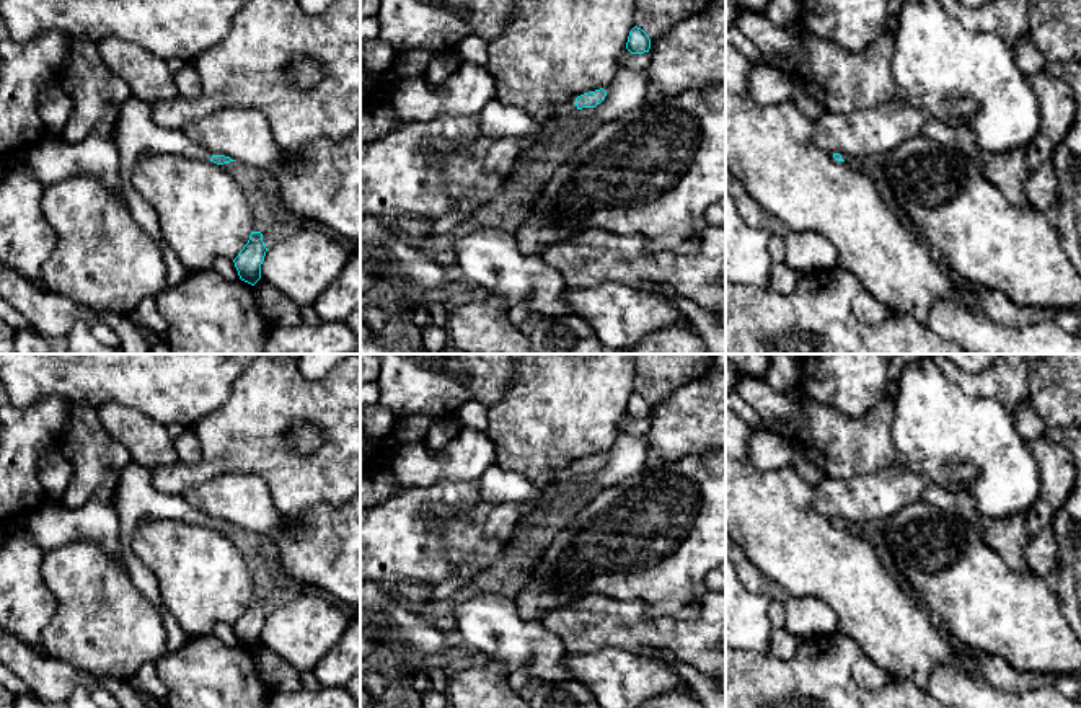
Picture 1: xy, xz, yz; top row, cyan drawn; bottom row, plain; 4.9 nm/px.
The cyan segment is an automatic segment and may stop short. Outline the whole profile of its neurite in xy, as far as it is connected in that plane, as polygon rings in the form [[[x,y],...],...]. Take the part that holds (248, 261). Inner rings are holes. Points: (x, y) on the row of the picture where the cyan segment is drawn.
[[[251,232],[248,243],[233,259],[241,281],[254,285],[261,279],[261,264],[266,256],[266,245],[261,232]]]

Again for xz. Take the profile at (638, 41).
[[[634,26],[629,31],[626,49],[631,54],[644,54],[644,52],[649,52],[649,49],[651,49],[651,39],[649,39],[649,36],[641,28]]]

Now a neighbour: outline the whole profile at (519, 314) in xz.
[[[522,302],[522,303],[517,303],[517,305],[512,305],[509,308],[509,320],[512,325],[515,326],[522,326],[527,320],[530,320],[533,316],[533,312],[532,312],[532,307],[530,307],[530,302]]]

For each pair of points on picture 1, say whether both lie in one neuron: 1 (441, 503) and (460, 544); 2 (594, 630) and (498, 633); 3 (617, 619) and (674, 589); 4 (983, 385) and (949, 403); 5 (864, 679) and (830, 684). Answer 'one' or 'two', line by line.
1: one
2: two
3: two
4: two
5: two

